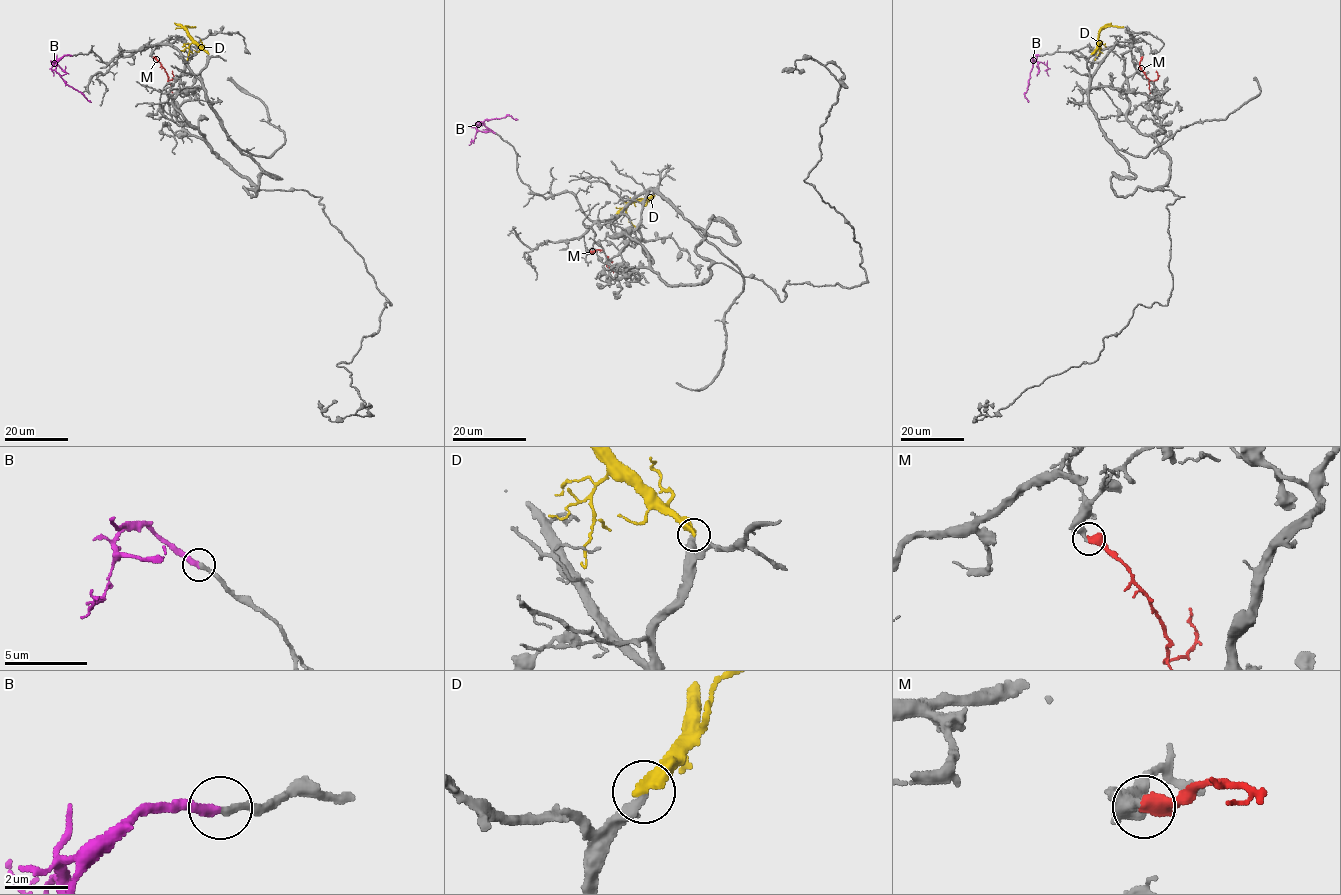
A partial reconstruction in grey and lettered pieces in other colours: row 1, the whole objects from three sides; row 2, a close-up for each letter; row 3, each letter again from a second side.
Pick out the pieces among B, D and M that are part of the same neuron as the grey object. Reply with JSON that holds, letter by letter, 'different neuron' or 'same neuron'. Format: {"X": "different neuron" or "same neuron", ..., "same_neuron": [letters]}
{"B": "same neuron", "D": "different neuron", "M": "different neuron", "same_neuron": ["B"]}

